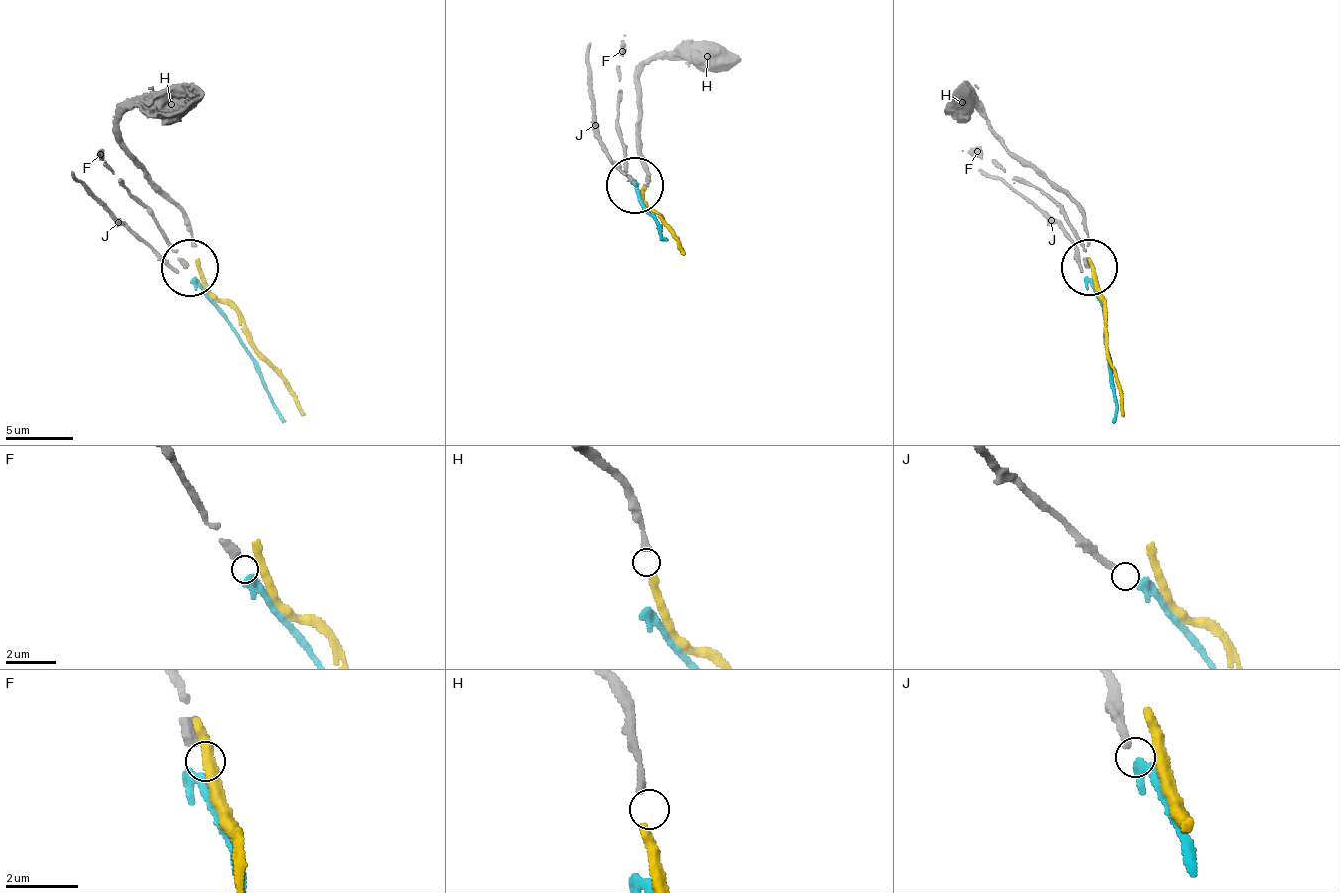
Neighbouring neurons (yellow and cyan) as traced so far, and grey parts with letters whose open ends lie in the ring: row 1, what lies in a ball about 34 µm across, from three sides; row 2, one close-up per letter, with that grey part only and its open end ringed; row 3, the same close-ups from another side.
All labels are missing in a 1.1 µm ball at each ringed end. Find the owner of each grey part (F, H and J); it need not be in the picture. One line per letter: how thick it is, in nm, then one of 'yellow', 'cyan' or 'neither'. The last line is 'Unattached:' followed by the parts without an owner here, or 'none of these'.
F: 320 nm thick; cyan
H: 200 nm thick; yellow
J: 240 nm thick; neither
Unattached: J

